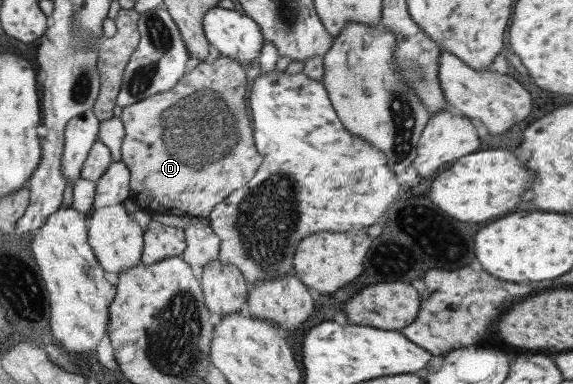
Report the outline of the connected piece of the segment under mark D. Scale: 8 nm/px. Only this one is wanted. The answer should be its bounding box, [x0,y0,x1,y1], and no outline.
[120,56,261,218]

